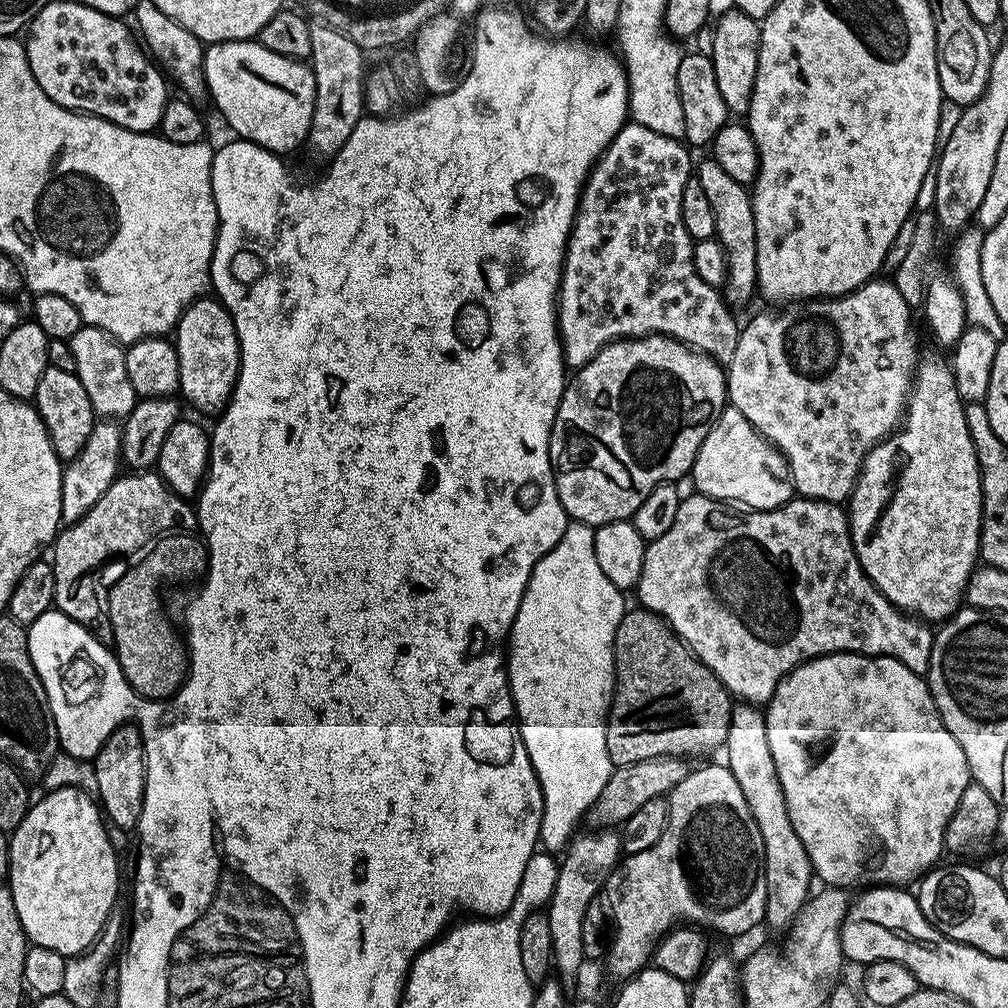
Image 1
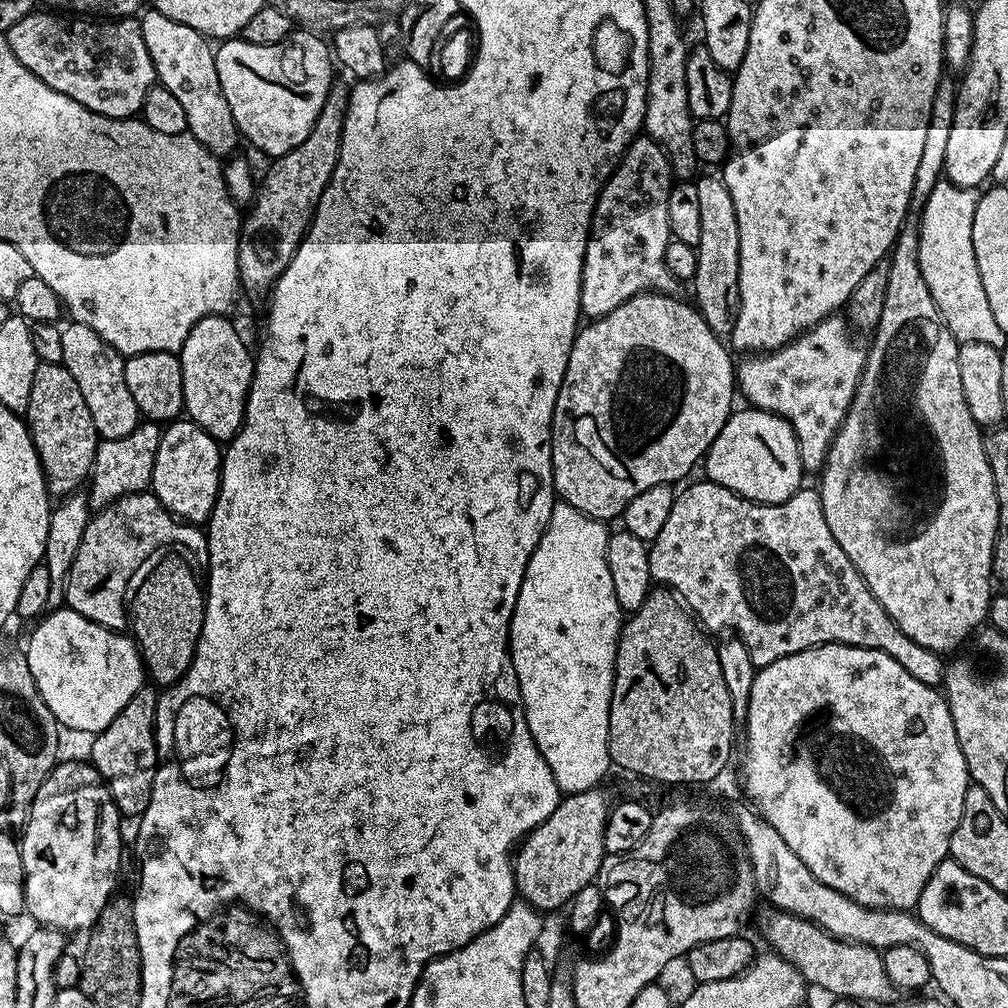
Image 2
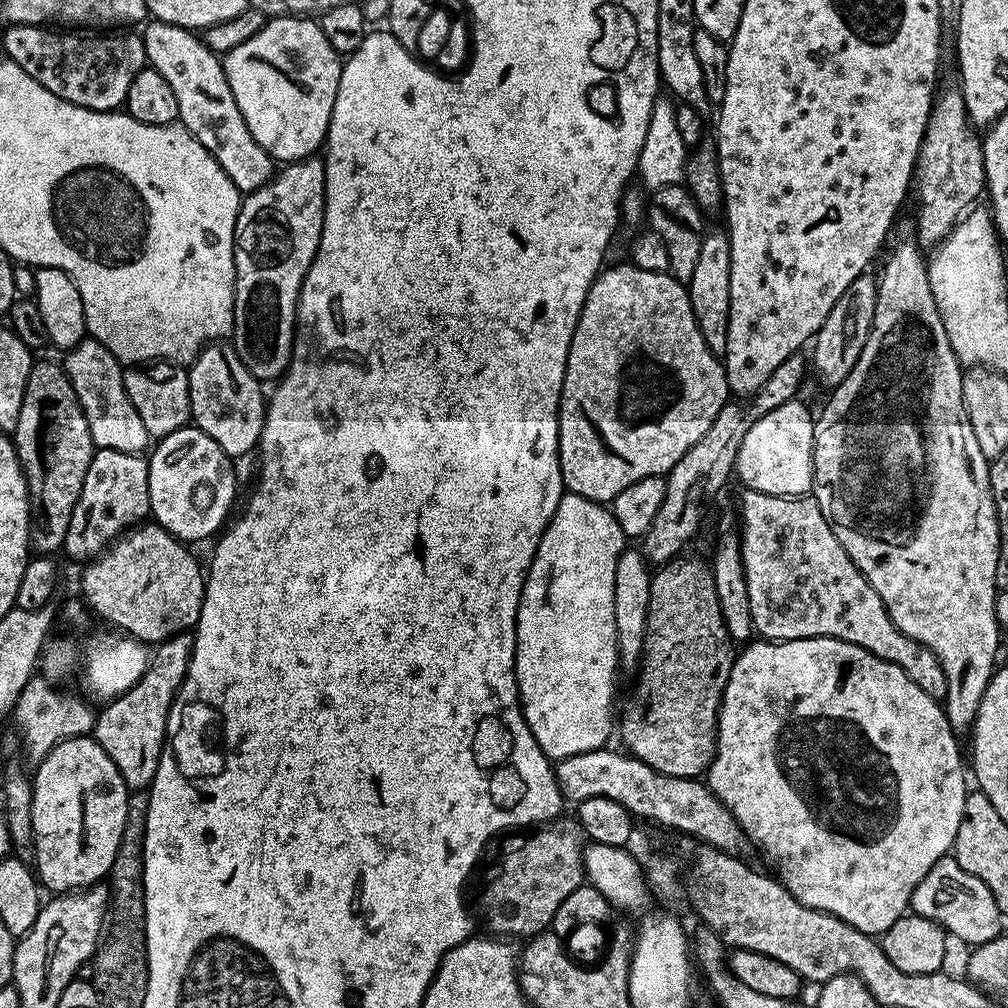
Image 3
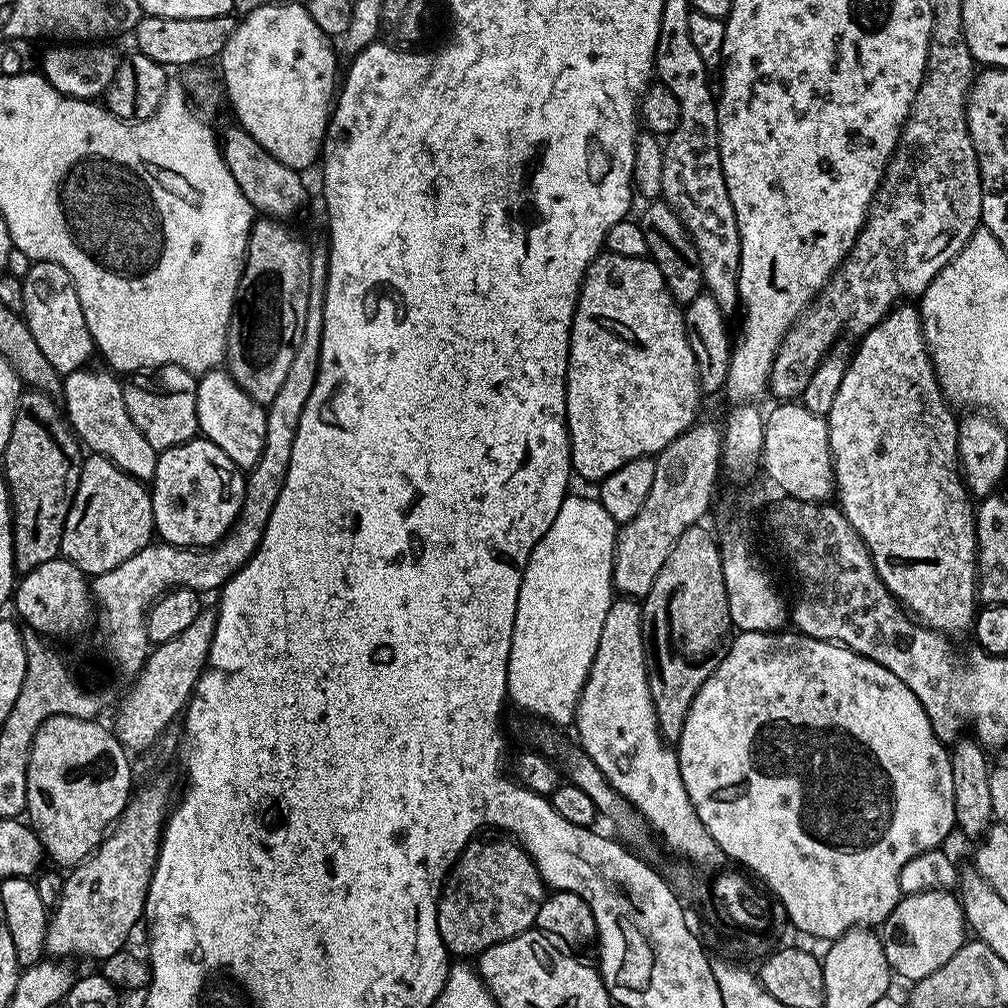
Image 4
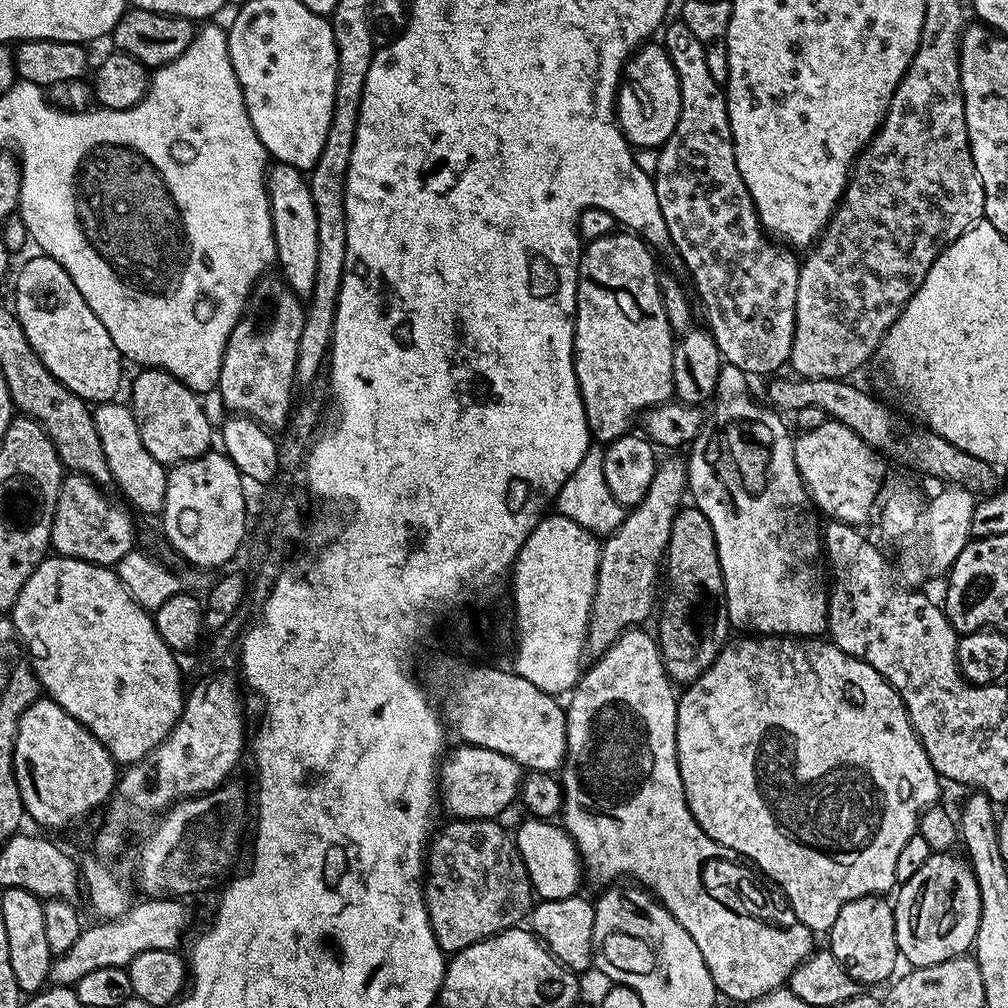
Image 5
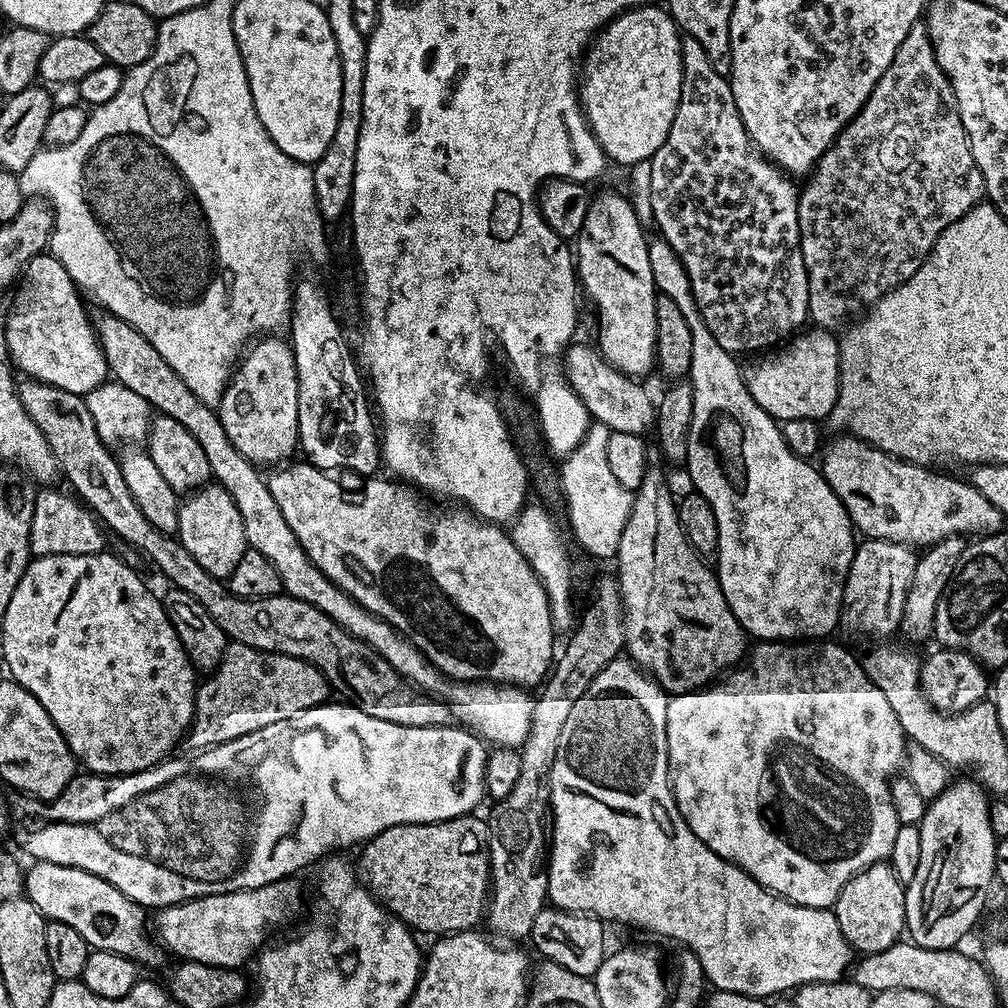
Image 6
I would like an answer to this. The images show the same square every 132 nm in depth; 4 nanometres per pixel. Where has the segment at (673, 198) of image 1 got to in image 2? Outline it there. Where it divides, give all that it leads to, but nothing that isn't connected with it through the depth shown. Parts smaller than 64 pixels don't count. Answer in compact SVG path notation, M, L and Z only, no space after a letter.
M647 134L637 135L596 199L582 266L580 310L585 317L610 314L643 292L677 291L678 282L666 268L666 246L673 239L668 205L673 183L672 161L664 149Z

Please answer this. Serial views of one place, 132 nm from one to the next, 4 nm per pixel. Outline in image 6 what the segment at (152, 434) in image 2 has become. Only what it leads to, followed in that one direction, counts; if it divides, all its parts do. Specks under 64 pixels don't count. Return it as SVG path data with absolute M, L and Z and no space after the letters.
M44 486L37 491L34 518L30 520L30 550L33 557L105 551L106 532L100 521L75 495L65 492L59 492L56 486Z

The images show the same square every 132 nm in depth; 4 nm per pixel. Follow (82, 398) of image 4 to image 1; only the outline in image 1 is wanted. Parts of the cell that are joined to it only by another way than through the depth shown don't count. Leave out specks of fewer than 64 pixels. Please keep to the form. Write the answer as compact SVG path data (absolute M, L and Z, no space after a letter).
M83 326L68 340L70 350L74 350L76 377L90 397L90 406L100 418L123 418L134 410L138 399L134 386L130 386L130 374L126 374L125 345L119 344L106 330Z

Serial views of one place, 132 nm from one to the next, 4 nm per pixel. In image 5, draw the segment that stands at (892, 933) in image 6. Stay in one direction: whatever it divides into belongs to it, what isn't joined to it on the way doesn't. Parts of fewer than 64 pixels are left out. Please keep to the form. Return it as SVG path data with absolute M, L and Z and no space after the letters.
M883 895L863 896L854 898L854 902L846 902L846 906L838 910L838 918L834 918L834 926L828 929L826 939L832 956L838 958L846 974L860 981L861 985L880 984L883 980L893 979L892 971L896 968L898 953L896 919L891 899Z

